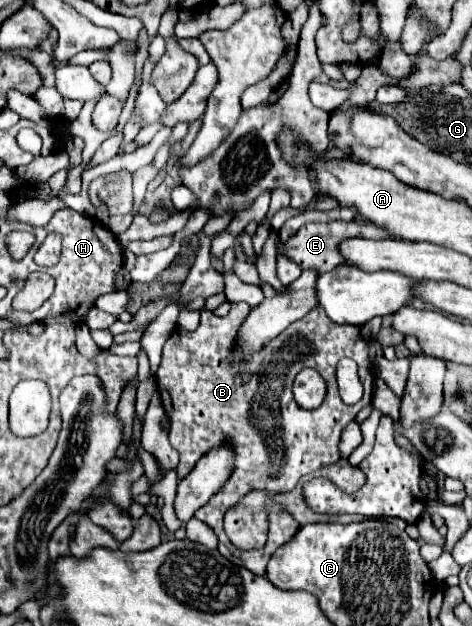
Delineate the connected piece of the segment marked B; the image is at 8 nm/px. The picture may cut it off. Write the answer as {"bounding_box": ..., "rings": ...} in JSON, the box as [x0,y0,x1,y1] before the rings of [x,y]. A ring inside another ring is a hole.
{"bounding_box":[157,302,375,576],"rings":[[[235,302],[231,304],[231,312],[223,318],[209,310],[201,310],[201,324],[193,332],[175,326],[163,346],[157,384],[169,418],[169,440],[181,454],[177,468],[179,480],[189,474],[189,468],[193,468],[199,458],[205,456],[205,452],[221,446],[223,442],[233,442],[235,458],[231,476],[223,488],[197,510],[197,520],[213,528],[219,538],[219,552],[229,562],[263,576],[267,556],[279,546],[287,544],[299,530],[299,524],[287,512],[277,510],[277,504],[273,504],[273,508],[269,508],[269,538],[261,548],[263,552],[237,552],[223,530],[225,512],[237,506],[237,502],[253,490],[265,490],[269,494],[289,492],[305,474],[337,462],[337,446],[343,426],[347,426],[373,398],[375,364],[369,358],[369,342],[359,336],[361,328],[333,324],[321,306],[267,342],[261,352],[253,356],[241,356],[241,352],[235,352],[235,344],[239,328],[249,310],[249,304]],[[343,356],[349,356],[357,362],[359,378],[365,388],[363,398],[355,406],[343,404],[335,382],[335,366]],[[303,368],[317,370],[327,384],[325,400],[313,410],[303,410],[293,400],[291,392],[293,378]],[[271,400],[279,400],[277,410],[271,408]]]}

